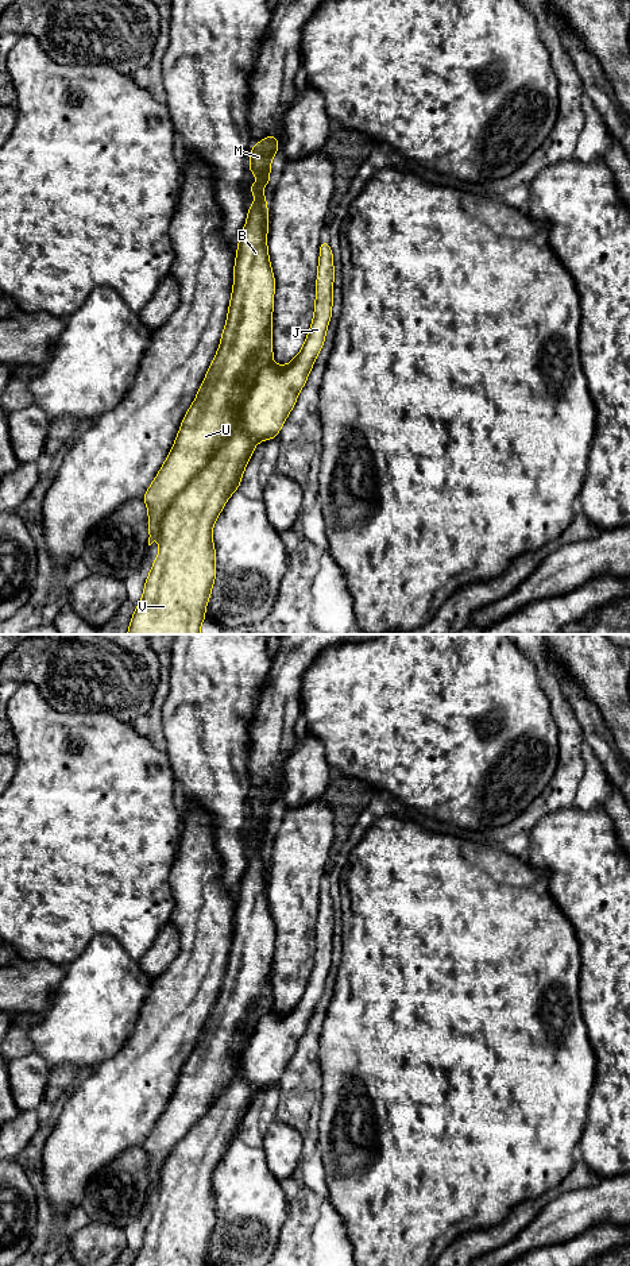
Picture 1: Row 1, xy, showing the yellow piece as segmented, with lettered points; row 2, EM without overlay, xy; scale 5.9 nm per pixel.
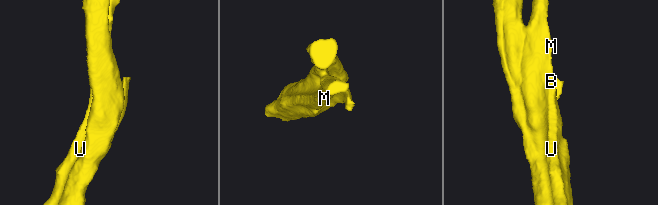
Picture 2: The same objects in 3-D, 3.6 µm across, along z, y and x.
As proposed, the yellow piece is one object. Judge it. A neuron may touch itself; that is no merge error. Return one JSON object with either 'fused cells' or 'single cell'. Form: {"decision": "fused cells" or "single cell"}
{"decision": "fused cells"}

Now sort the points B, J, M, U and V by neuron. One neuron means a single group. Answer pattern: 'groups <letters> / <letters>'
groups B M U / J V

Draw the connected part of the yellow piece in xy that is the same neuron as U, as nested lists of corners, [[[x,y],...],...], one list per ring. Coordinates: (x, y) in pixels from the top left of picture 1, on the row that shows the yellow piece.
[[[268,134],[262,142],[252,146],[248,171],[258,174],[259,180],[247,186],[255,194],[255,204],[248,205],[248,216],[241,231],[233,266],[233,289],[228,308],[227,324],[216,356],[201,383],[196,400],[181,422],[174,445],[166,458],[159,474],[152,480],[143,501],[148,510],[148,545],[161,534],[165,513],[186,485],[208,464],[209,458],[220,443],[235,428],[235,412],[247,398],[256,374],[273,358],[273,344],[267,337],[274,310],[275,279],[267,251],[268,207],[266,193],[270,186],[270,165],[274,154],[279,151],[281,139]]]

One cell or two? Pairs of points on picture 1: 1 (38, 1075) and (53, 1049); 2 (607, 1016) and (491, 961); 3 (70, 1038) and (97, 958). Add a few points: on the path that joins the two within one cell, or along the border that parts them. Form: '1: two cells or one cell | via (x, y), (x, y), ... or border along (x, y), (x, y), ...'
1: two cells | border along (29, 1033), (33, 1049), (51, 1066)
2: two cells | border along (579, 972), (579, 1008), (587, 1034)
3: one cell | via (91, 1018), (97, 1003), (97, 979)

